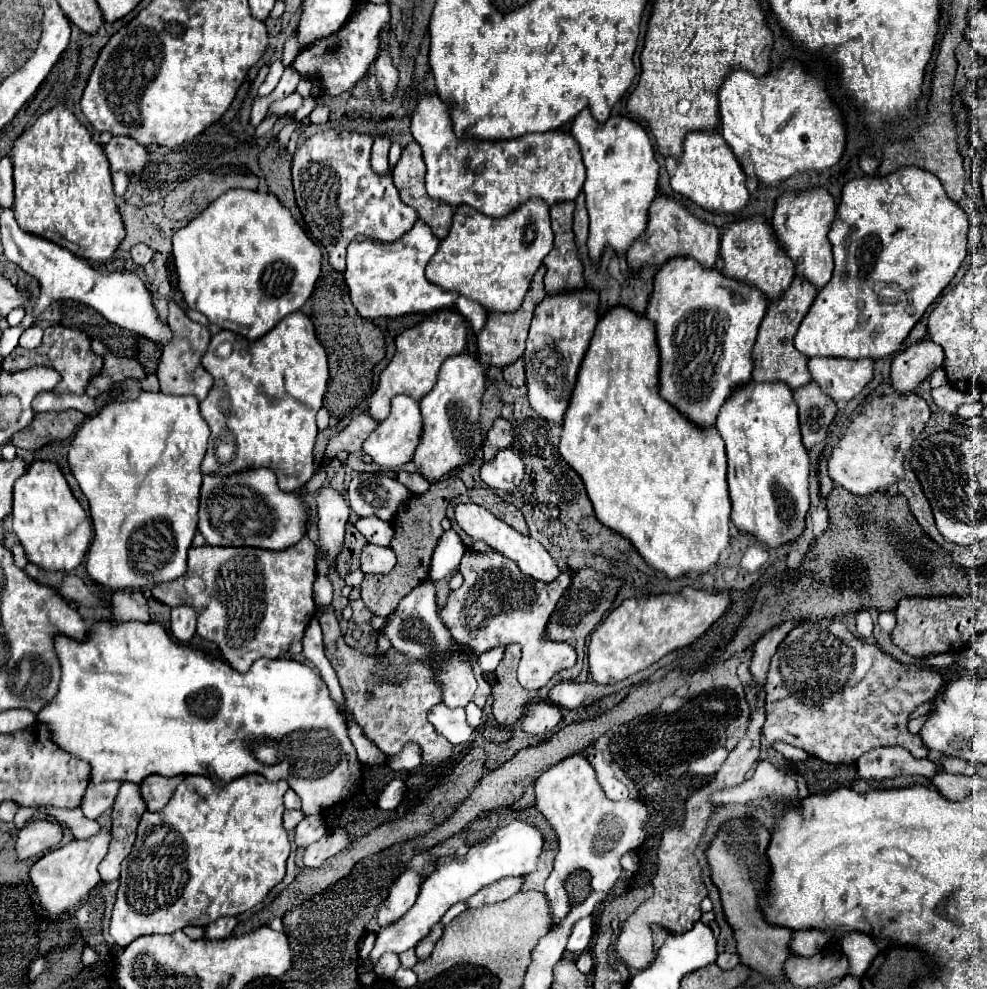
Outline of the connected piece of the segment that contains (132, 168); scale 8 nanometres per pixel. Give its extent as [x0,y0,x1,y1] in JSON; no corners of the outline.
[104,136,148,172]

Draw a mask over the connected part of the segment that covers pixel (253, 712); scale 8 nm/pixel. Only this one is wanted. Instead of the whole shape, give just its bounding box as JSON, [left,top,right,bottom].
[38,622,362,814]

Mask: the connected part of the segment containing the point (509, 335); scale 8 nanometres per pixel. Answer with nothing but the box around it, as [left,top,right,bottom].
[478,266,546,368]

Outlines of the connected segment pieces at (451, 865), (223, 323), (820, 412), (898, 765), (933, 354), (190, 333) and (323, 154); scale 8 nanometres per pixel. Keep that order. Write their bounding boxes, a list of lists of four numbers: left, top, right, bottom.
[[370,820,544,962],[172,190,320,342],[794,382,836,448],[858,748,936,778],[892,340,944,394],[158,302,212,402],[292,130,418,272]]

